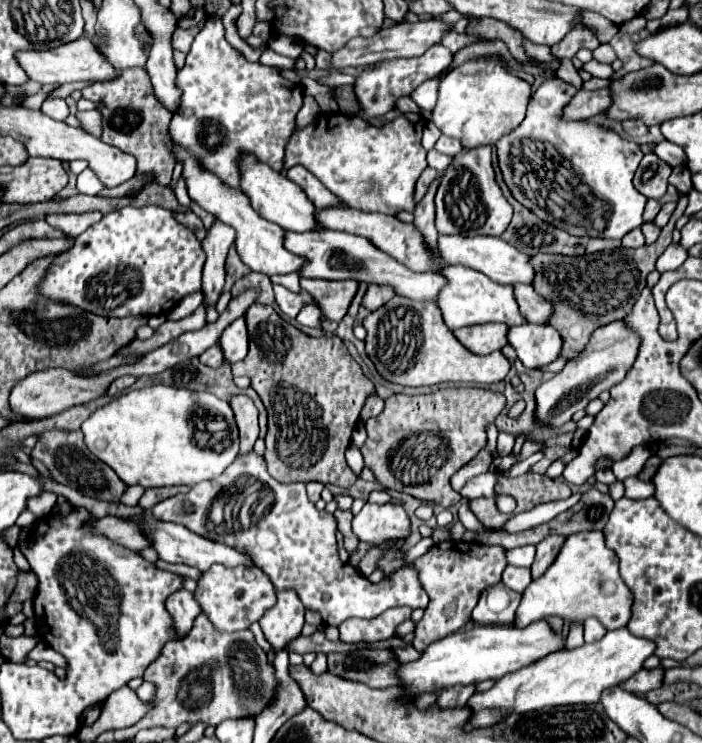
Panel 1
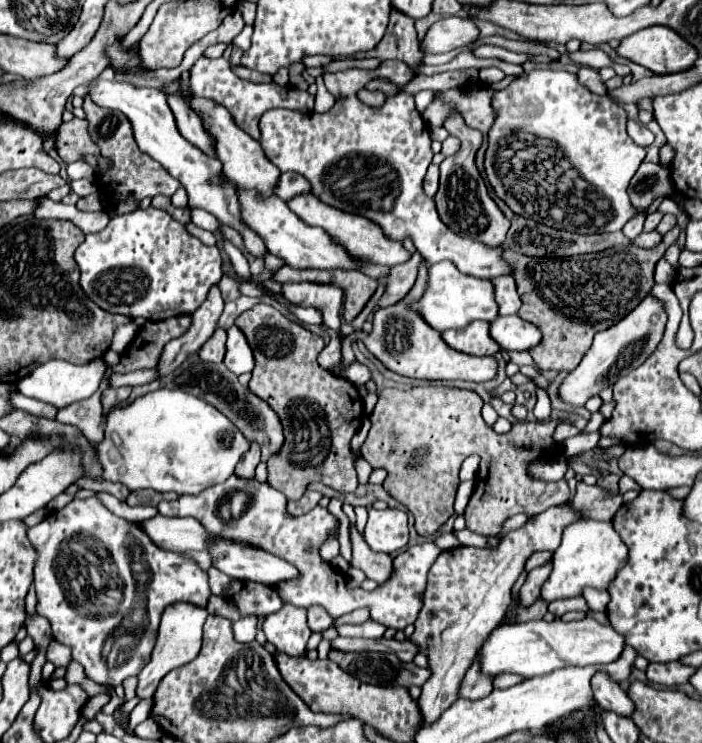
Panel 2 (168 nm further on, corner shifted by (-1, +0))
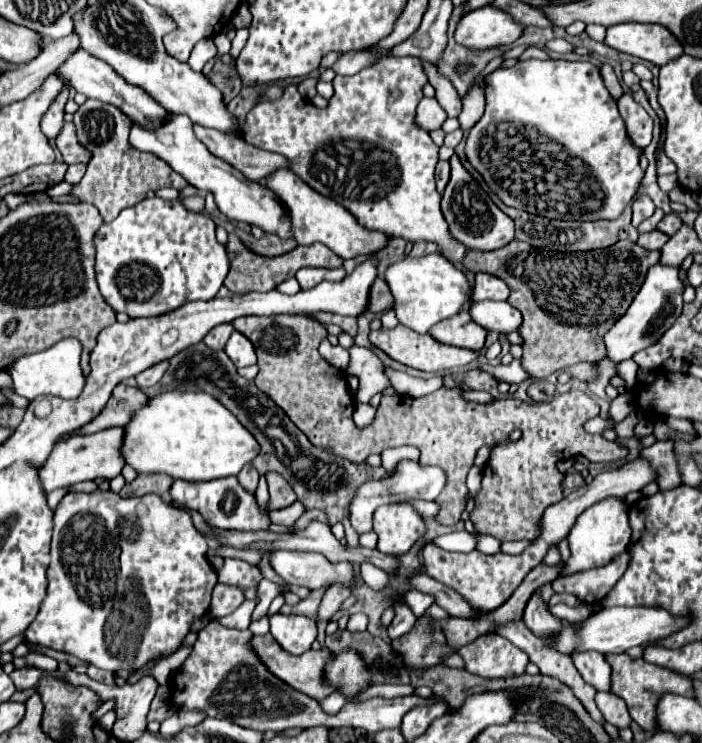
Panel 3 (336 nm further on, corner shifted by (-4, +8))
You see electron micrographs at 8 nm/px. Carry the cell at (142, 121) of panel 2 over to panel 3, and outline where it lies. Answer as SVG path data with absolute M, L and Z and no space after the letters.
M76 49L58 69L56 75L66 81L70 87L74 87L78 93L86 95L88 99L100 99L104 103L112 103L116 105L122 113L126 113L130 119L136 117L136 121L144 121L144 125L156 125L156 121L160 121L160 117L168 117L166 109L160 109L160 105L156 105L152 101L152 97L148 97L148 93L144 93L142 89L136 89L132 85L128 85L118 73L114 73L110 69L108 63L100 61L98 57L92 57L88 51L84 49Z

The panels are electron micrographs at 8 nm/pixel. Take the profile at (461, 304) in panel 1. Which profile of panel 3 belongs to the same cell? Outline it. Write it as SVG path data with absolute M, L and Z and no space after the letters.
M432 253L424 257L404 257L396 261L386 271L386 283L396 297L396 315L402 325L428 333L432 325L448 319L460 311L460 307L470 301L470 285L464 271L456 269L442 253Z

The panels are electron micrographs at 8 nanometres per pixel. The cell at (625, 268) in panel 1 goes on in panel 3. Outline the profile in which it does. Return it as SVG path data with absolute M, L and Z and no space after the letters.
M628 239L618 241L616 245L608 249L596 249L596 251L576 251L576 253L554 253L546 249L534 249L528 243L522 241L510 241L508 245L496 249L496 251L468 251L464 257L464 269L472 273L490 273L494 277L500 277L510 287L508 303L514 305L524 321L518 327L518 333L522 337L522 367L530 373L532 379L544 379L558 369L566 369L576 363L598 363L606 359L606 345L604 345L604 333L626 313L630 307L634 295L640 291L646 271L660 261L658 251L646 251L638 243L632 243Z

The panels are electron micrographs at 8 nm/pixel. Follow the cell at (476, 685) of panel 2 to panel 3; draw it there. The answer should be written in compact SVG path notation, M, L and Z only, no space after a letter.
M498 633L480 635L472 643L460 647L460 657L470 673L482 677L518 677L528 665L528 655Z

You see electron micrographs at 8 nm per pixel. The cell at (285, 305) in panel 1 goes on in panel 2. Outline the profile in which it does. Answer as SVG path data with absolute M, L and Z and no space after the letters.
M283 283L283 295L299 307L313 307L321 311L323 323L339 331L341 325L341 303L343 291L335 285L317 283Z

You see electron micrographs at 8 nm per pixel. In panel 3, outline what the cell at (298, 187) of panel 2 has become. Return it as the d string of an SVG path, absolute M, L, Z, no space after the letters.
M196 125L196 137L200 137L212 155L236 167L250 181L258 181L278 167L288 167L288 161L284 161L284 157L258 149L234 133L220 133L216 129Z

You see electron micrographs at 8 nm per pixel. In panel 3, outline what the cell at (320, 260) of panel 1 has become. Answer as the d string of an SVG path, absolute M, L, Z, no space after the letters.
M170 115L156 129L146 129L140 123L132 123L130 141L136 149L152 153L152 155L160 157L162 161L166 161L190 185L210 191L216 199L216 205L228 219L244 221L248 225L258 225L262 231L276 233L282 239L292 237L292 233L288 229L288 219L284 217L284 207L280 205L280 201L276 201L276 197L272 197L272 193L268 193L268 189L260 187L260 183L248 181L242 173L238 173L238 169L232 169L232 165L228 165L226 161L212 157L212 153L206 149L206 145L200 139L196 139L196 135L192 131L192 121L188 117Z

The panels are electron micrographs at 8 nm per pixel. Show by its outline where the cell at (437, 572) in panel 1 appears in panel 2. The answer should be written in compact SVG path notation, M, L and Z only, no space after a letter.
M549 507L547 511L537 515L529 525L525 525L525 527L509 533L505 539L501 539L501 543L497 547L479 549L479 547L461 545L461 547L443 551L437 557L437 561L431 565L429 581L427 581L427 589L425 589L425 603L423 603L419 619L415 621L415 631L411 635L411 641L429 659L429 671L431 671L431 677L421 687L423 693L419 697L419 705L423 711L423 725L431 723L433 719L439 719L441 713L457 701L459 683L461 683L465 671L475 661L481 641L485 641L485 637L489 635L489 629L493 629L493 625L501 623L507 607L511 605L511 587L517 581L517 577L521 575L527 557L535 551L555 551L559 547L563 529L577 519L579 519L579 513L575 513L573 507L565 507L565 509Z

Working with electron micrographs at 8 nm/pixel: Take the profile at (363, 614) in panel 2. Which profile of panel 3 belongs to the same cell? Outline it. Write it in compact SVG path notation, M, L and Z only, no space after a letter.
M398 601L393 603L392 608L394 609L395 617L387 628L387 631L389 638L394 640L410 631L417 618L403 602Z

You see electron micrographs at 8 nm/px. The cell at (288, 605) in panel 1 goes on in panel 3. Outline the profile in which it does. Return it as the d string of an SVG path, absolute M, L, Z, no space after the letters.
M272 615L270 633L280 647L292 655L302 655L316 639L316 623L304 615Z

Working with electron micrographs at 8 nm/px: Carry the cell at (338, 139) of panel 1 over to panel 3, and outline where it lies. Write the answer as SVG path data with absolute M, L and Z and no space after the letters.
M386 57L386 59L380 59L378 65L372 65L370 69L362 69L360 73L352 75L352 77L342 77L338 75L338 79L334 79L334 95L332 95L330 101L328 101L328 107L326 109L318 109L314 107L312 103L304 101L298 93L298 89L294 85L288 85L282 93L280 99L276 101L260 101L248 115L246 115L246 121L242 125L242 133L244 133L244 139L260 149L266 149L266 151L272 151L272 153L280 153L284 155L288 161L290 161L290 169L300 177L304 179L312 189L316 189L320 195L324 197L330 197L334 199L336 203L340 203L342 207L346 207L360 225L364 225L366 229L374 229L374 231L382 231L386 235L392 235L392 237L404 237L406 241L434 241L438 243L440 247L440 253L444 257L448 257L454 265L460 267L464 255L466 255L466 247L460 245L458 241L454 241L454 237L448 233L448 225L440 213L440 193L436 191L436 183L434 183L434 167L438 163L438 149L434 145L434 141L430 139L428 131L424 129L418 129L414 125L414 117L416 117L416 105L418 101L424 97L422 95L422 87L428 83L428 77L424 73L424 67L420 63L420 59L416 57Z

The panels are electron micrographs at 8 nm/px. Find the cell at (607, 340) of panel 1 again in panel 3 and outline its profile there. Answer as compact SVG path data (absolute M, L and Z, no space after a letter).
M656 263L648 269L646 281L638 295L634 297L632 305L624 313L620 321L604 335L604 343L608 347L608 359L612 361L624 361L630 359L636 351L654 345L676 321L676 317L682 313L682 293L684 293L684 283L680 279L680 269Z

